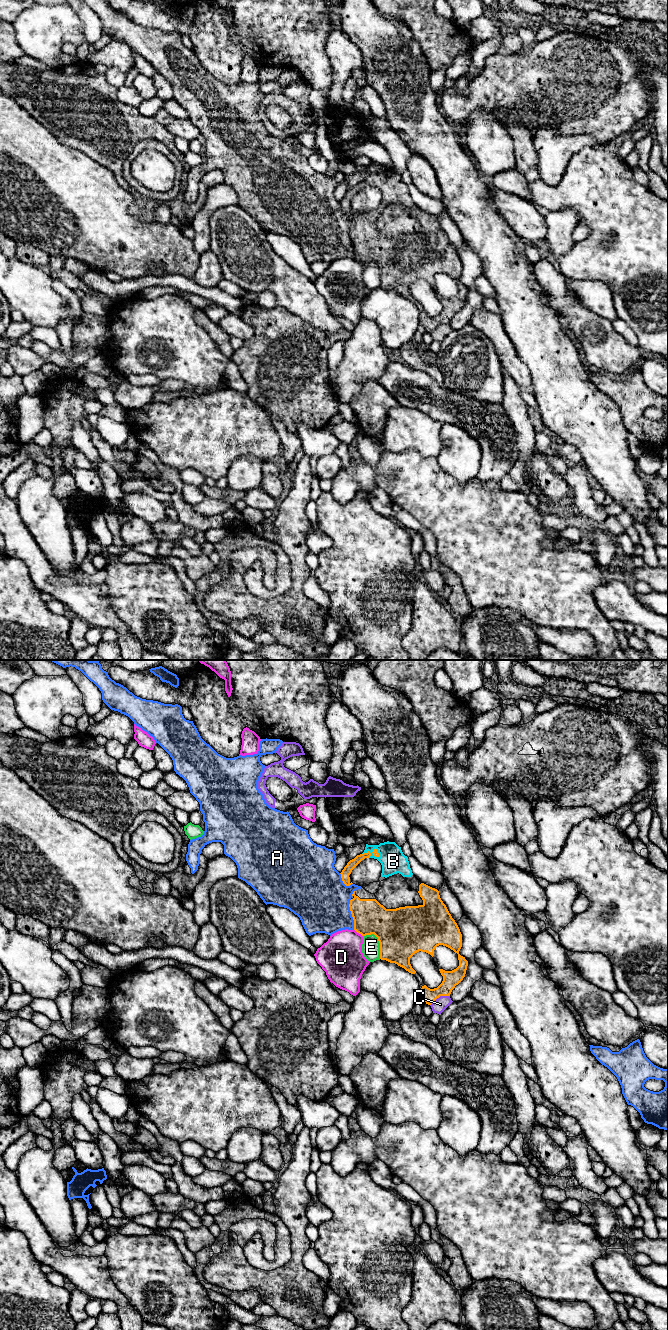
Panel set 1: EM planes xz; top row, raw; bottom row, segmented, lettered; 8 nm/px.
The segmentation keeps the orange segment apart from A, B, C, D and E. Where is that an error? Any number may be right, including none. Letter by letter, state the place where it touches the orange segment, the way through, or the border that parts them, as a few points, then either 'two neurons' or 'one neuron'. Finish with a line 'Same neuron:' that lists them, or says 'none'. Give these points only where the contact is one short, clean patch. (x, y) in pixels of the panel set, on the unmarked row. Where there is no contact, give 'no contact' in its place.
A: xz (351, 241) | two neurons
B: xz (372, 180) | one neuron
C: xz (439, 324) | two neurons
D: xz (358, 260) | two neurons
E: xz (378, 268) | two neurons
Same neuron: B

